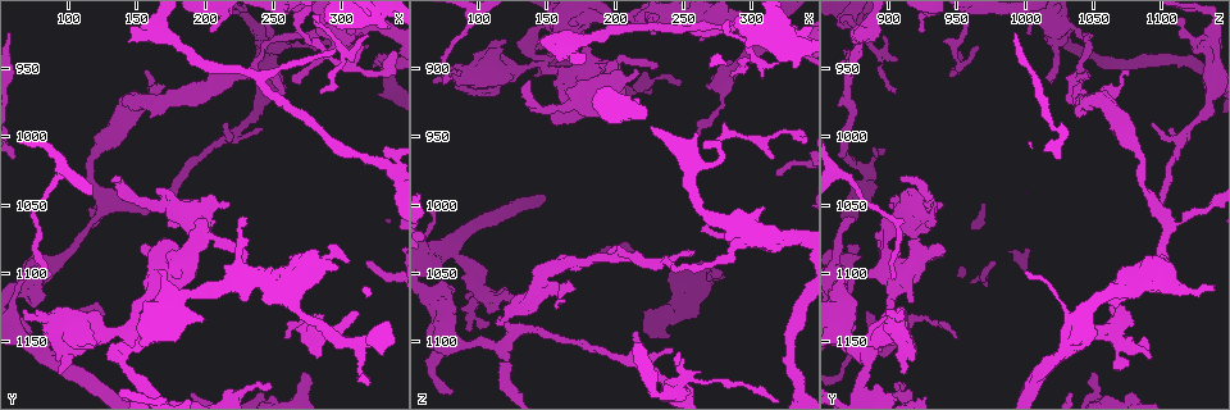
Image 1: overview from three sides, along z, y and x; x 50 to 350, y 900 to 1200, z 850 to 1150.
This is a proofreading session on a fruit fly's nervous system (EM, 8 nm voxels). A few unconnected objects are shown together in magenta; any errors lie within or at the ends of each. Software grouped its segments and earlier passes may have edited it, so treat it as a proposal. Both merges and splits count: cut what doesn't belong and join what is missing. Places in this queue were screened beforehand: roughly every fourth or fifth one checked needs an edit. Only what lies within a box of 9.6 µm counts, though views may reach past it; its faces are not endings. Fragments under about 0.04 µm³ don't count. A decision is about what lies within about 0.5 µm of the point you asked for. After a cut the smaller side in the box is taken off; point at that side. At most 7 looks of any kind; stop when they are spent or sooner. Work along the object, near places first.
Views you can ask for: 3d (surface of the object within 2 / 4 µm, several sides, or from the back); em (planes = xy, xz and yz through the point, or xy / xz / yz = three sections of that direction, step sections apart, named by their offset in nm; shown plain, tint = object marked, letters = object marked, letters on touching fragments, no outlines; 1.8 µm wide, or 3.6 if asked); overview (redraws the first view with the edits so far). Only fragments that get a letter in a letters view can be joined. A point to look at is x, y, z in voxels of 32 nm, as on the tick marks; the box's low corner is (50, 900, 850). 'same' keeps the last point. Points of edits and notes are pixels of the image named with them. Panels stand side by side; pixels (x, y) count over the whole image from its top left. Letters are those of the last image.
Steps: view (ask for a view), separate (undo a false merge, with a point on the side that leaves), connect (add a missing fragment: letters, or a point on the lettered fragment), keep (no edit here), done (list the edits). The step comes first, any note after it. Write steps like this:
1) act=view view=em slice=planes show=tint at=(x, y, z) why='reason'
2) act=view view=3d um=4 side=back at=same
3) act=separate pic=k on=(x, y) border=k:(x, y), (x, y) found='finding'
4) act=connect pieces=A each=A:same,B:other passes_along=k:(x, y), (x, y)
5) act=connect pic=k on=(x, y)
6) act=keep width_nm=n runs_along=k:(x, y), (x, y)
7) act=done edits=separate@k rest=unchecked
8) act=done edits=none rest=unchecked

act=view view=em slice=xz step=16 show=tint at=(202, 922, 924) why='an open end'

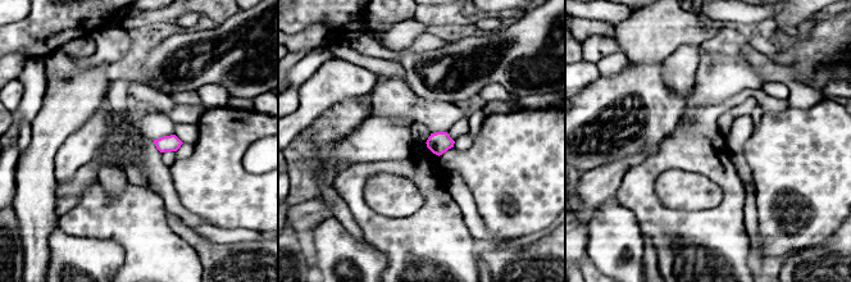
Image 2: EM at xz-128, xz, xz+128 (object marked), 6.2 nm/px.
act=view view=em slice=planes show=letters at=same

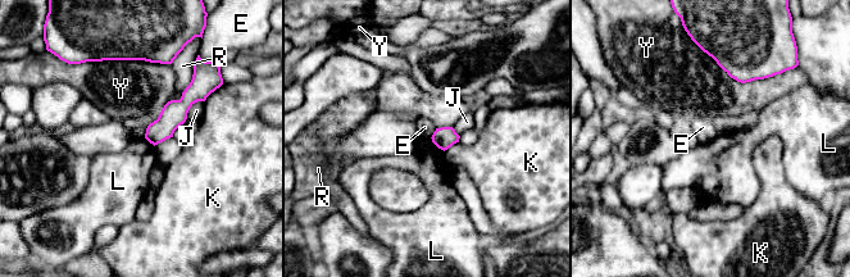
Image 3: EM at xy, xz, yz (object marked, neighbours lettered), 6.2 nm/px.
act=keep each=E:other,J:other,K:other,L:other,R:other,Y:other border=3:(149, 125), (144, 137) found='none of them fits'

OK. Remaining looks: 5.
act=view view=em slice=planes show=tint at=(74, 1154, 1032) why='two arms in line, one across'

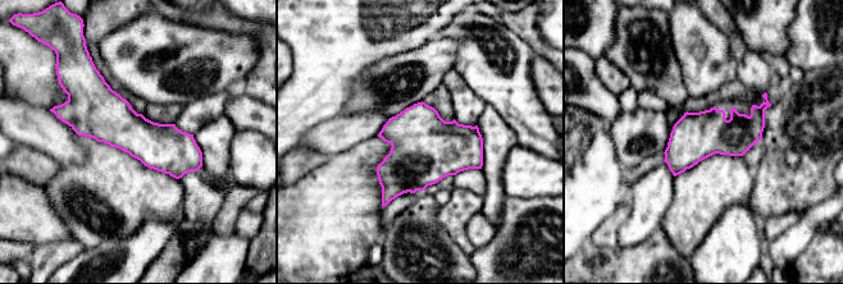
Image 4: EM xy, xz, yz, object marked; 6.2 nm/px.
act=view view=em slice=planes show=letters at=same

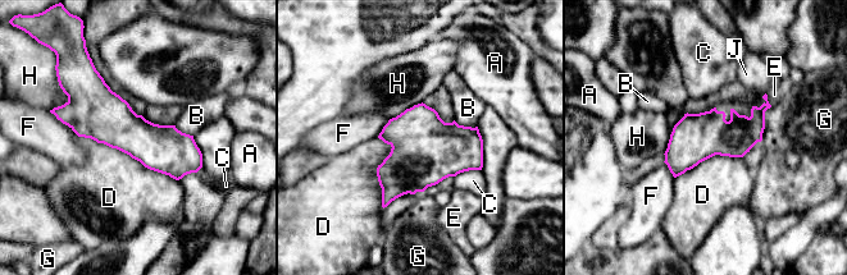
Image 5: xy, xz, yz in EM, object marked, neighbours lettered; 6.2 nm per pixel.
act=keep each=A:other,B:other,C:other,D:other,E:other,F:other,G:other,H:other,J:other runs_along=5:(62, 115), (103, 115), (199, 164) found='all the same cell'

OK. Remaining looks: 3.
act=view view=3d um=4 at=(146, 1158, 870) why='abrupt turn'

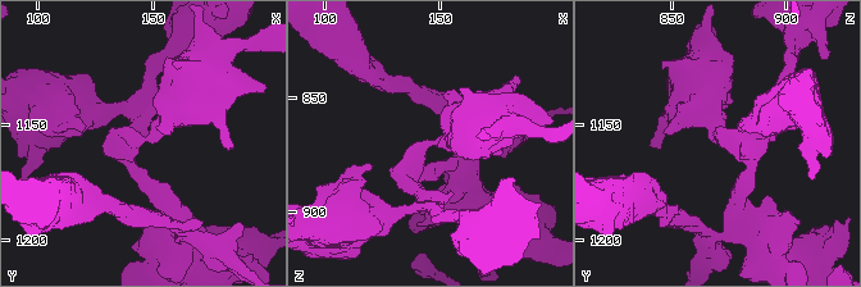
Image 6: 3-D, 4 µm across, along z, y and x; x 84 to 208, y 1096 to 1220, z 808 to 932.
act=view view=em slice=yz step=4 show=tint at=(147, 1156, 870)

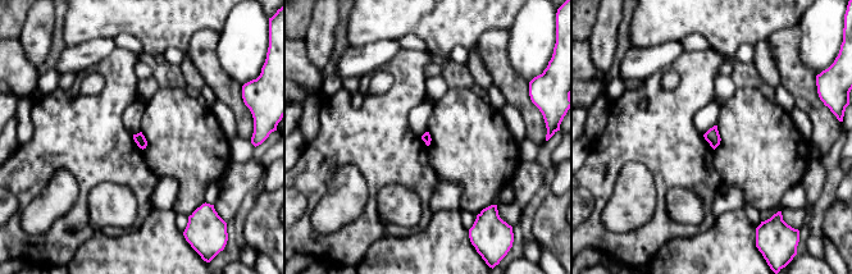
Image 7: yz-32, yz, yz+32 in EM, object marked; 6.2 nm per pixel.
act=view view=em slice=planes show=letters at=same why='cut it another way'

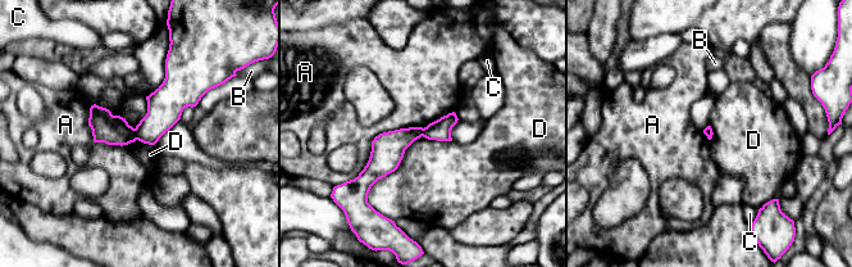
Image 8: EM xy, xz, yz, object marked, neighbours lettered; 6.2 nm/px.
act=separate pic=8 on=(164, 107) longest_contact=A:800nm each=A:other,B:other,C:other,D:other border=8:(133, 129), (136, 139) found='a second cell is stuck on'

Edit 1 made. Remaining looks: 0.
act=done edits=separate@8 rest=unchecked

